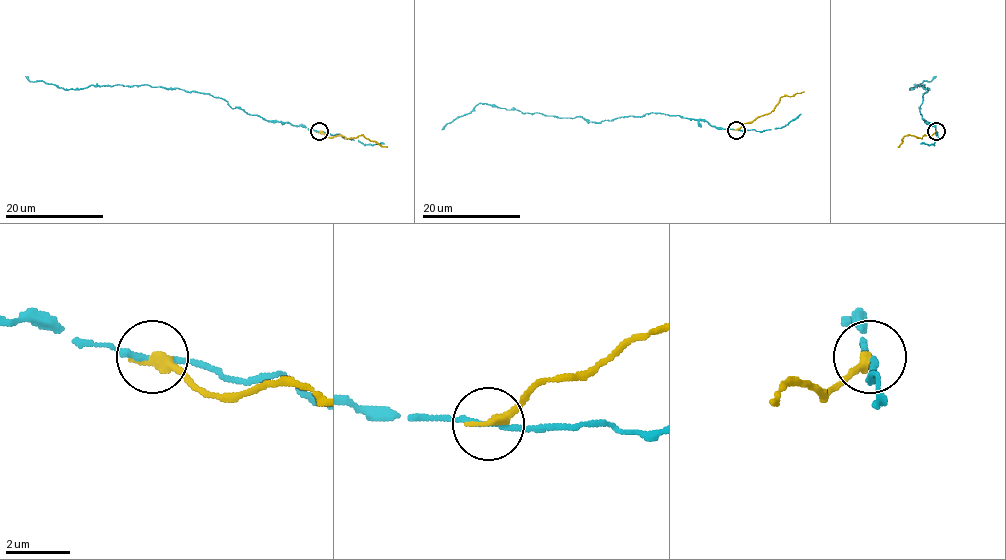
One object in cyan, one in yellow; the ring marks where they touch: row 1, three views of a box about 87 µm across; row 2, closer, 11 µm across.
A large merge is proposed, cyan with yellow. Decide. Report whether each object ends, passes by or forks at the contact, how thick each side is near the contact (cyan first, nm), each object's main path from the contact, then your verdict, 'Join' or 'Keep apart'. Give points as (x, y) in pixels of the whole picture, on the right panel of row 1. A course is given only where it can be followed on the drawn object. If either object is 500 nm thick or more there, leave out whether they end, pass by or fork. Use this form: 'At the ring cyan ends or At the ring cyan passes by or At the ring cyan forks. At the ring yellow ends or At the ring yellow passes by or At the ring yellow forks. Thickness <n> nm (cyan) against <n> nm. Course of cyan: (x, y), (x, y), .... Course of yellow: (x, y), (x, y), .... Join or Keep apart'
At the ring cyan passes by. At the ring yellow ends. Thickness 150 nm (cyan) against 340 nm. Course of cyan: (936, 131), (921, 117), (919, 110), (928, 88), (919, 84), (910, 89), (924, 81), (930, 82), (936, 76). Course of yellow: (936, 131), (930, 137), (921, 138), (906, 135), (898, 147). Keep apart

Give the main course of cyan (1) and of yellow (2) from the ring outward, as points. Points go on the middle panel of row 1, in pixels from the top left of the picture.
1: (736, 129), (712, 127), (705, 121), (658, 112), (587, 122), (582, 117), (522, 113), (482, 104), (441, 129)
2: (736, 129), (768, 115), (782, 96), (803, 91)

